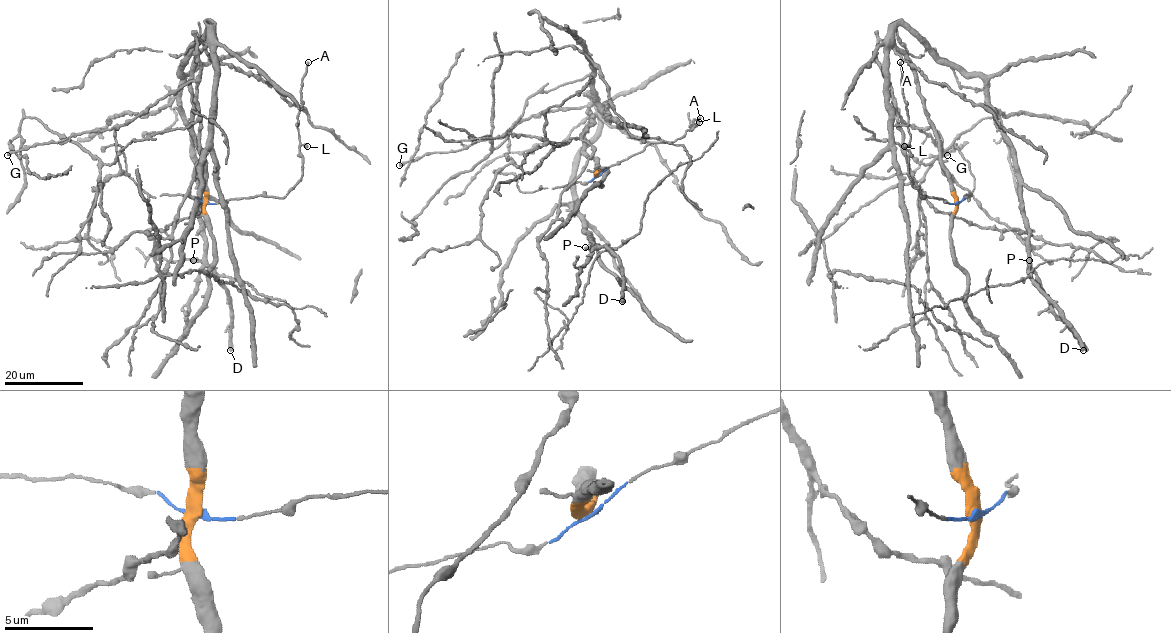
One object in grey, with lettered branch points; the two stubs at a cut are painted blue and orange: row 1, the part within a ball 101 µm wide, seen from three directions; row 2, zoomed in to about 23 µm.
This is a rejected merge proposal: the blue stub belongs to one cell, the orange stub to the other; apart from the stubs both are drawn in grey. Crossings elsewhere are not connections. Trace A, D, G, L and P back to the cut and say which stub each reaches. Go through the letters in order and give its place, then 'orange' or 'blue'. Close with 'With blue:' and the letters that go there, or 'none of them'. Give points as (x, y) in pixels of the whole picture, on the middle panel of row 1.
A: (700, 118) | blue
D: (622, 301) | orange
G: (399, 165) | orange
L: (699, 122) | blue
P: (585, 247) | orange
With blue: A, L

